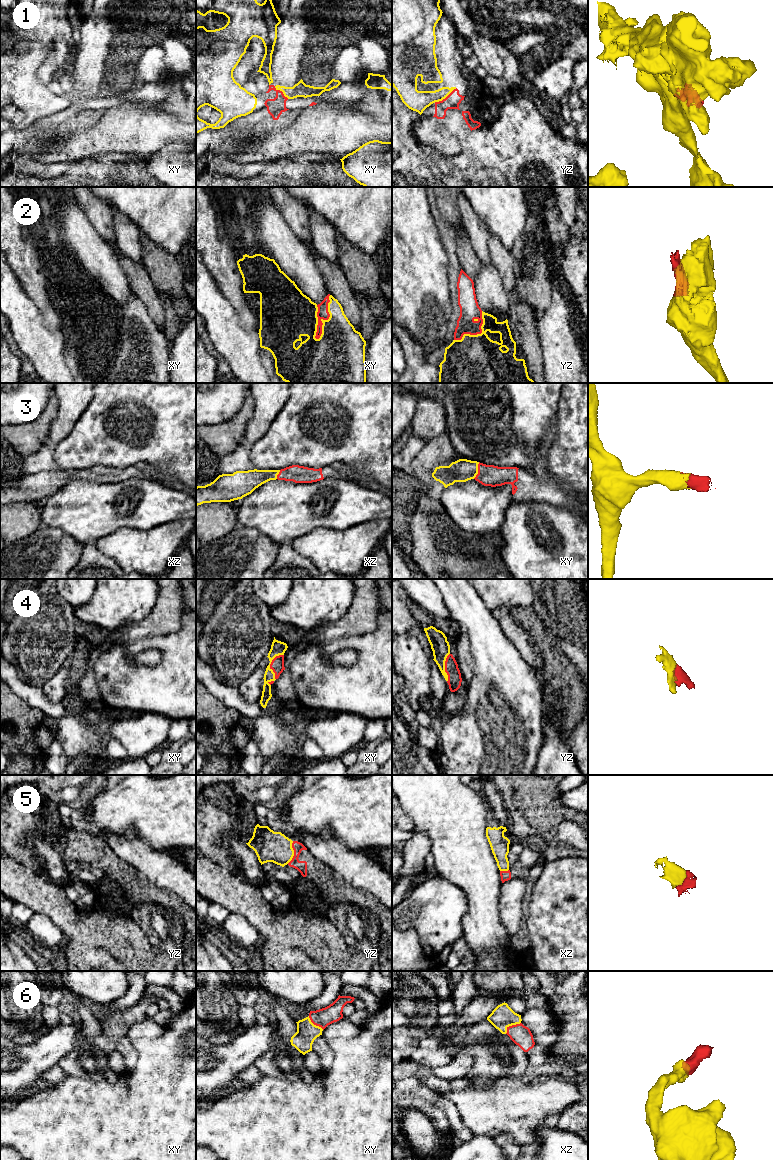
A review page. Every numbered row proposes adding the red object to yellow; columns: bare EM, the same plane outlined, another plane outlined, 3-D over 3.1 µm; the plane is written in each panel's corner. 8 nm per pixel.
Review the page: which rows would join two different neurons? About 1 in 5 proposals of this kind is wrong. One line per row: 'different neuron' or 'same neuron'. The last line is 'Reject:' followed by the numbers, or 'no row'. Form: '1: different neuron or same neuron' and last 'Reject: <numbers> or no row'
1: different neuron
2: same neuron
3: same neuron
4: same neuron
5: same neuron
6: same neuron
Reject: 1

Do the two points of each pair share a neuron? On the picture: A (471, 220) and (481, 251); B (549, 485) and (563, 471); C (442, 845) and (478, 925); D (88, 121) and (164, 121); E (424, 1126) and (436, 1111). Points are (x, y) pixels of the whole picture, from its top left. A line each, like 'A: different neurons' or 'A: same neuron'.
A: same neuron
B: different neurons
C: same neuron
D: different neurons
E: different neurons

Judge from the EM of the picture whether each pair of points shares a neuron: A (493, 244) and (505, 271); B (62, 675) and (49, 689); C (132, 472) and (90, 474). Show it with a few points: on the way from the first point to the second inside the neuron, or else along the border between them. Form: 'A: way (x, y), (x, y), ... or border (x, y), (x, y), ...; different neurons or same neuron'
A: way (497, 251), (504, 264); same neuron
B: way (60, 678), (52, 686); same neuron
C: way (122, 474), (100, 474); same neuron

